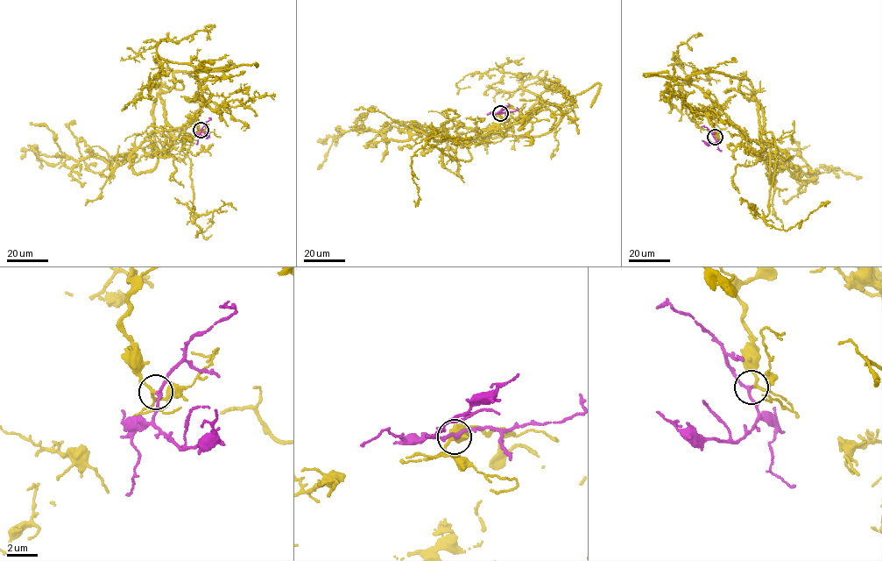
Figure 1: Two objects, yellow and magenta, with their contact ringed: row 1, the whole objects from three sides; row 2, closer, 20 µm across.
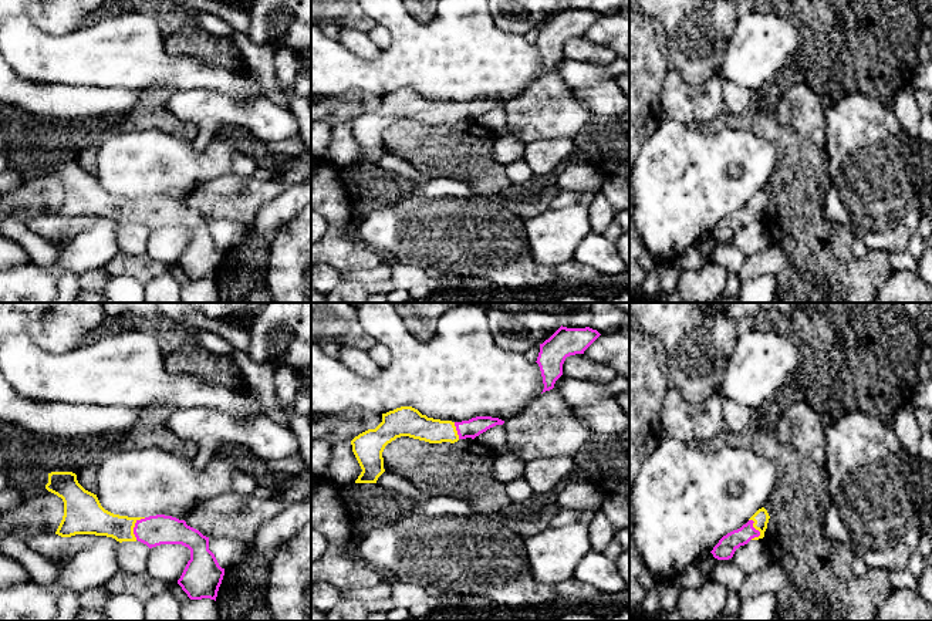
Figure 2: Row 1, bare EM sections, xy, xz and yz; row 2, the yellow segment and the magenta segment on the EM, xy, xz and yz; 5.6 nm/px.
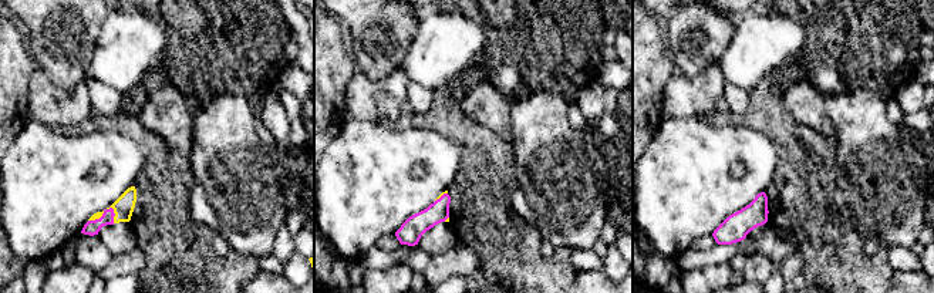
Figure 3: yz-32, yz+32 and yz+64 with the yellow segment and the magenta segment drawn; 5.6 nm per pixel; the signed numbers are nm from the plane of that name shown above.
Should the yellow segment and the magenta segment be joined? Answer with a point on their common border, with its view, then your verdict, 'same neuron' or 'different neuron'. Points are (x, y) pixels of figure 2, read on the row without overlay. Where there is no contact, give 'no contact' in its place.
meets yellow in yz at (755, 209); same neuron

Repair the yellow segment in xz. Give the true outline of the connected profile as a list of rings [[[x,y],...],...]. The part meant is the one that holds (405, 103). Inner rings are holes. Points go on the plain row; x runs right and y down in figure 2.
[[[401,88],[382,95],[382,104],[351,122],[352,134],[362,151],[355,165],[376,165],[385,153],[382,134],[388,125],[401,118],[429,125],[475,121],[487,111],[503,107],[504,102],[492,98],[476,98],[469,102],[452,104],[428,99],[412,88]]]

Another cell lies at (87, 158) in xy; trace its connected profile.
[[[101,144],[90,145],[85,149],[80,151],[77,156],[78,165],[88,173],[97,176],[97,156]]]

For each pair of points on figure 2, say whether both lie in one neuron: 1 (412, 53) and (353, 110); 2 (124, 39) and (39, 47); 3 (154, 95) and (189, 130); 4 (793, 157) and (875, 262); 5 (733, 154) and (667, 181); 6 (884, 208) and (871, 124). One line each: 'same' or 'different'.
1: different
2: same
3: same
4: same
5: same
6: same

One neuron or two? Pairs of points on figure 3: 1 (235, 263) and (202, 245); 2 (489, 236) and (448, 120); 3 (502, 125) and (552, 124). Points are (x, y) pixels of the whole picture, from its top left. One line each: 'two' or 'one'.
1: one
2: one
3: two

